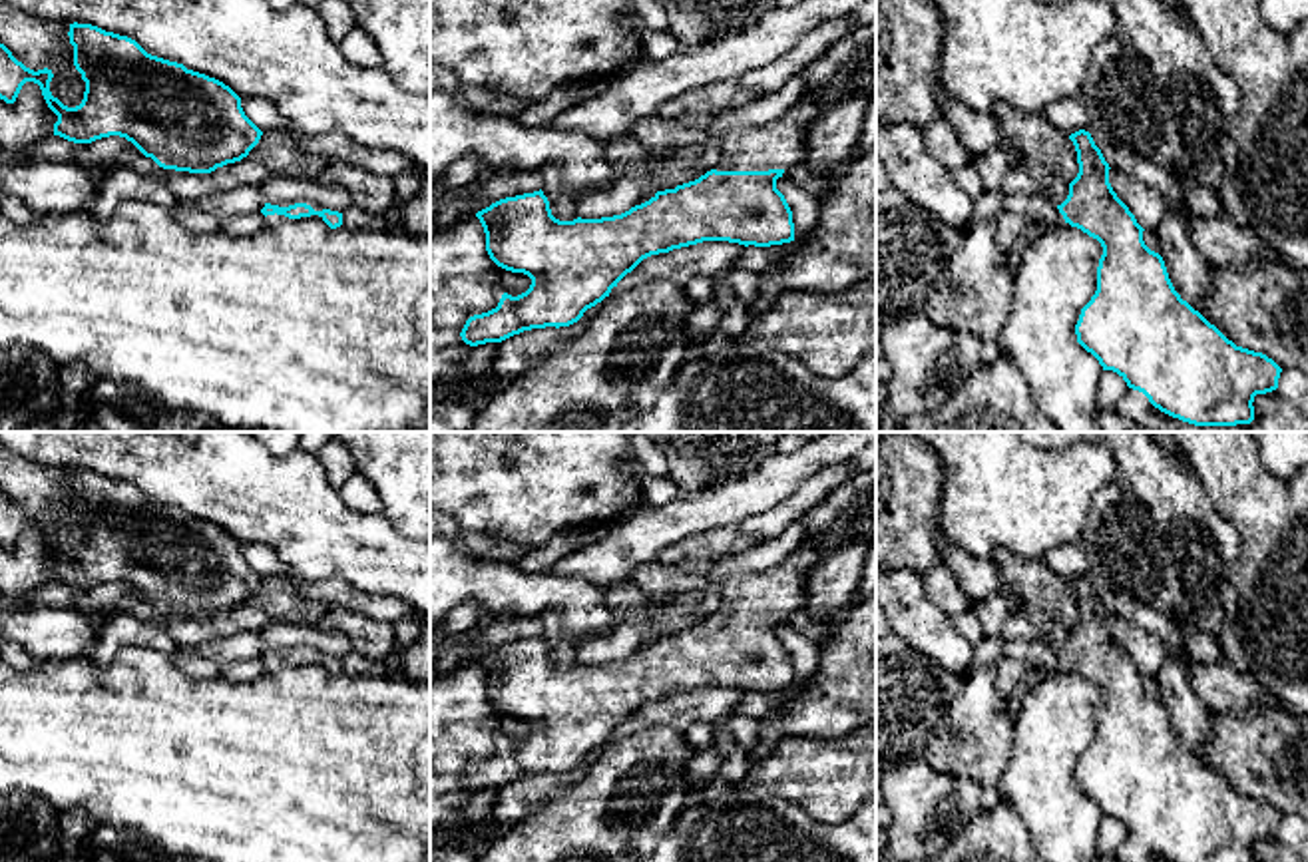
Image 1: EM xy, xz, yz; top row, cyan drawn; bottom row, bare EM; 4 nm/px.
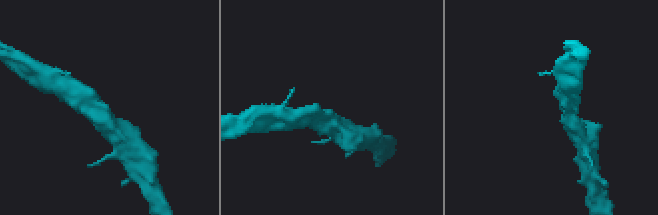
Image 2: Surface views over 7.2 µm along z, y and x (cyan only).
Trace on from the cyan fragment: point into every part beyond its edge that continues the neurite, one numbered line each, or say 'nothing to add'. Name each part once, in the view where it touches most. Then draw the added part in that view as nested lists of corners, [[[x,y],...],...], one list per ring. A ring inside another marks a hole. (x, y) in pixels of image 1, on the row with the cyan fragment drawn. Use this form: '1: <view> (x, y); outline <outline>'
1: xz (781, 144); outline [[[800,98],[782,117],[763,125],[727,125],[721,129],[717,171],[768,171],[802,163],[810,121],[812,98]]]

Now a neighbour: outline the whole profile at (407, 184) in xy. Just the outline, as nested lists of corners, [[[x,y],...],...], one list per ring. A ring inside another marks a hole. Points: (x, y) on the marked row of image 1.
[[[404,171],[394,177],[394,191],[400,203],[410,201],[418,191],[418,173]]]

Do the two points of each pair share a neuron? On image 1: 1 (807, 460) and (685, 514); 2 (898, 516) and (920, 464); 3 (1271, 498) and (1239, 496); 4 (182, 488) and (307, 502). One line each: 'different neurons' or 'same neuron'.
1: same neuron
2: same neuron
3: same neuron
4: same neuron

